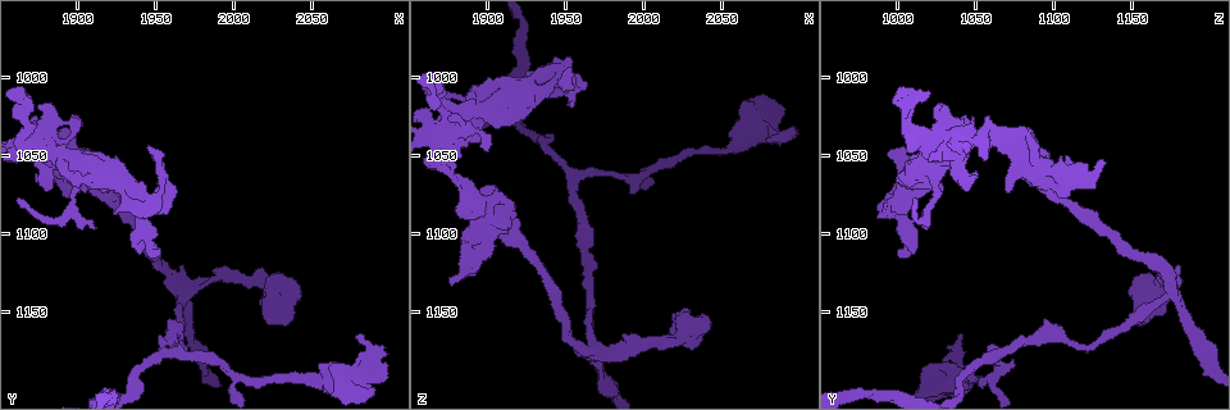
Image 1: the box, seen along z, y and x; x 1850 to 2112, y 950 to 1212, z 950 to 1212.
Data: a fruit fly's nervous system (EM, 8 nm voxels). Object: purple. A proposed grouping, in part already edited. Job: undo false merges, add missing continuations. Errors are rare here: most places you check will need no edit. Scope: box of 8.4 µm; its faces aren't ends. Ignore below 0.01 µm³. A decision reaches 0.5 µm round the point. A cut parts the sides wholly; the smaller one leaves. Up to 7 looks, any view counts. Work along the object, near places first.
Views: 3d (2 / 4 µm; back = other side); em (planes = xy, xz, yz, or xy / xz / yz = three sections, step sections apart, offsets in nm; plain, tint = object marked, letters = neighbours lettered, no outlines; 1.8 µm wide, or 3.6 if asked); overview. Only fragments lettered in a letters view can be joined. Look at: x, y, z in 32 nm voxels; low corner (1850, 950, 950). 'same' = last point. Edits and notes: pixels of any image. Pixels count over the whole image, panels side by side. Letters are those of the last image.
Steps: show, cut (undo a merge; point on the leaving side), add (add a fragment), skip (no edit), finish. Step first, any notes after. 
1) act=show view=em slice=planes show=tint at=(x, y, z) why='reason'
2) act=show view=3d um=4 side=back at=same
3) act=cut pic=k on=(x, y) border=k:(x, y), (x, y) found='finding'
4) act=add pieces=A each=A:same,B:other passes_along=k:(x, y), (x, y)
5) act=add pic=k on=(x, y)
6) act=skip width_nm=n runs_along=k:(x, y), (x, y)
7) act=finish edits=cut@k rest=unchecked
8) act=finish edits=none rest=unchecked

act=show view=em um=3.6 slice=yz step=4 show=tint at=(1896, 1050, 1082) why='abrupt turn'

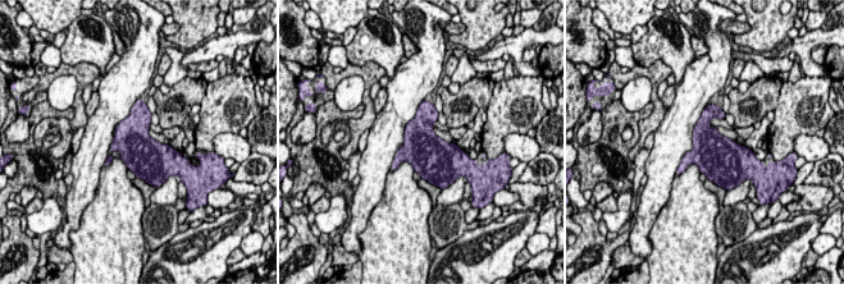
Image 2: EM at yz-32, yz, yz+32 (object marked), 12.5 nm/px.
act=show view=em um=3.6 slice=planes show=letters at=same why='another direction'

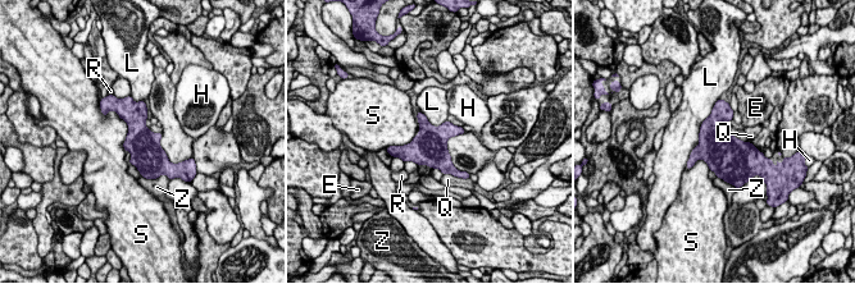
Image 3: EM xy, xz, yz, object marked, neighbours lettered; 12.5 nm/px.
act=skip longest_contact=L:1000nm each=E:other,H:other,L:other,Q:other,R:other,S:other,Z:other found='all the same neuron'

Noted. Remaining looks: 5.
act=show view=em um=3.6 slice=planes show=letters at=(1878, 1044, 1032) why='narrows sharply'

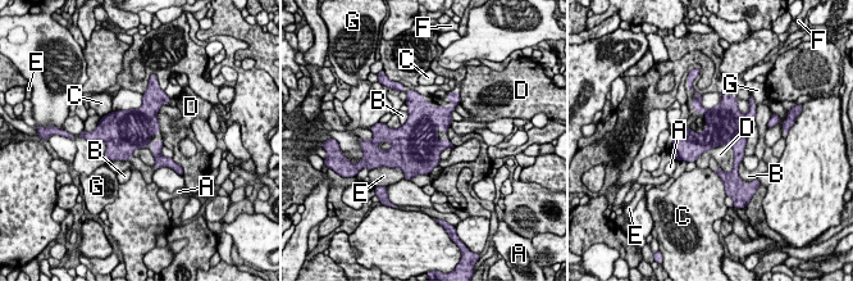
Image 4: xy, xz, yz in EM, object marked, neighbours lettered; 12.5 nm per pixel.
act=skip longest_contact=D:500nm each=A:other,B:other,C:other,D:other,E:other,F:other,G:other border=4:(734, 152), (716, 145), (694, 161) found='all the same neuron'

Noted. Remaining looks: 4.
act=show view=3d um=4 at=(1952, 1174, 1068) why='three arms meet'

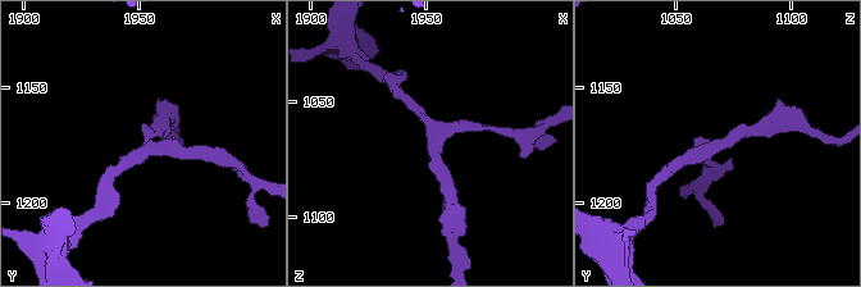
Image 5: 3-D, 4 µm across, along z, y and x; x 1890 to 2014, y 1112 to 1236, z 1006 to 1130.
act=show view=em slice=xy step=4 show=tint at=(1955, 1174, 1070) arms=3 why='shape alone is not enough'

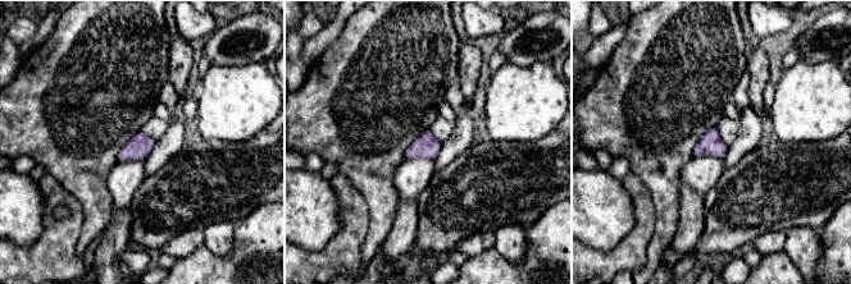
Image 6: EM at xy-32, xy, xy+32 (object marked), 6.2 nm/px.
act=show view=em slice=xy step=4 show=letters at=same

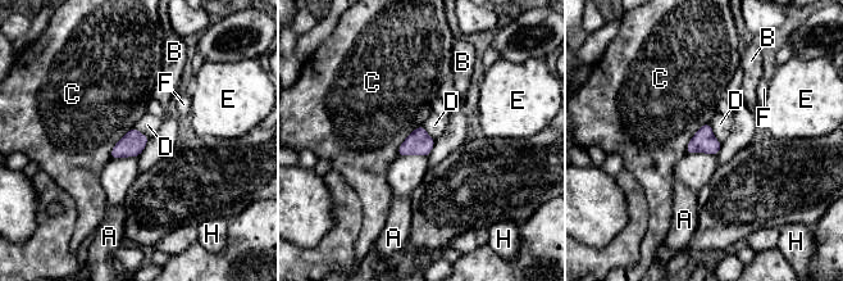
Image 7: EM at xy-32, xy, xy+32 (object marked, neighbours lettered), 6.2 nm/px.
act=skip each=A:other,B:other,C:other,D:other,E:other,F:other,H:other border=7:(709, 123), (712, 134), (721, 143) found='one neuron here'

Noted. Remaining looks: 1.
act=finish edits=none rest=unchecked

